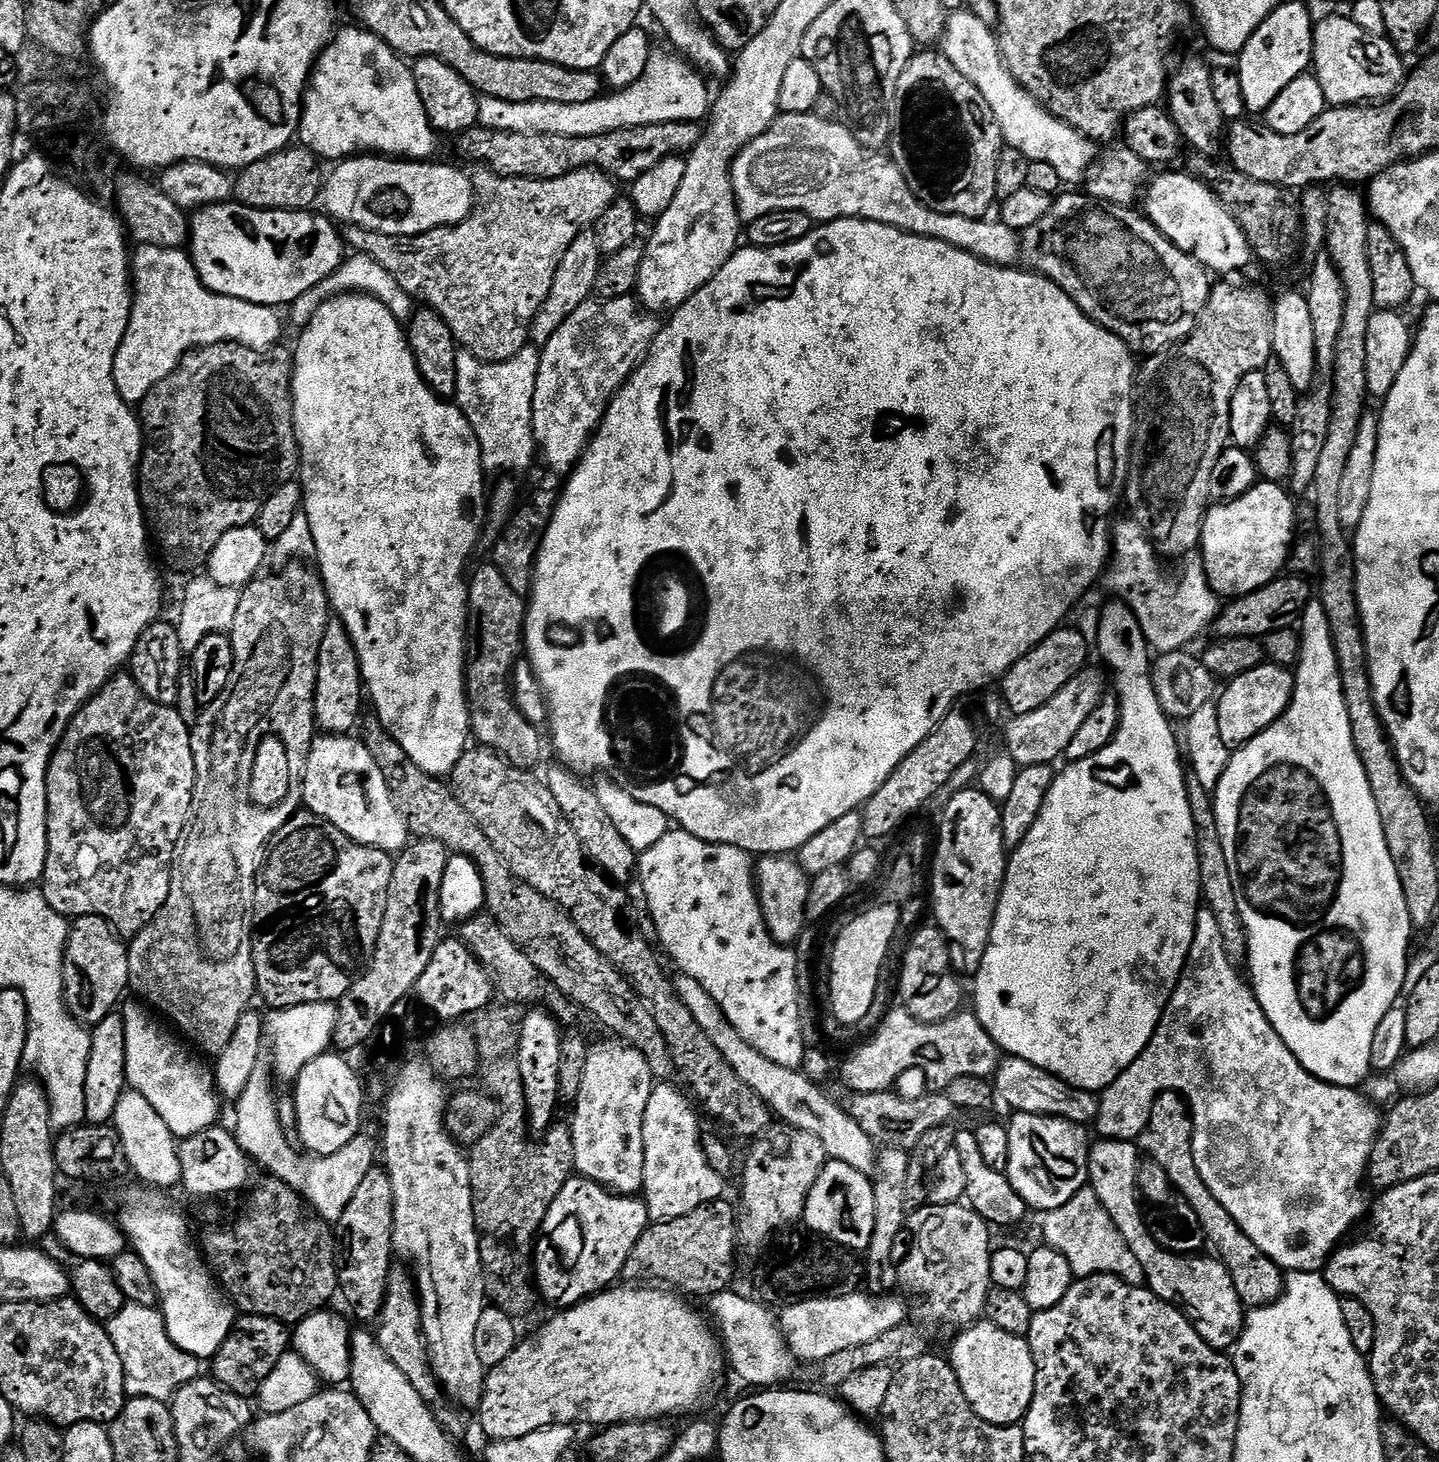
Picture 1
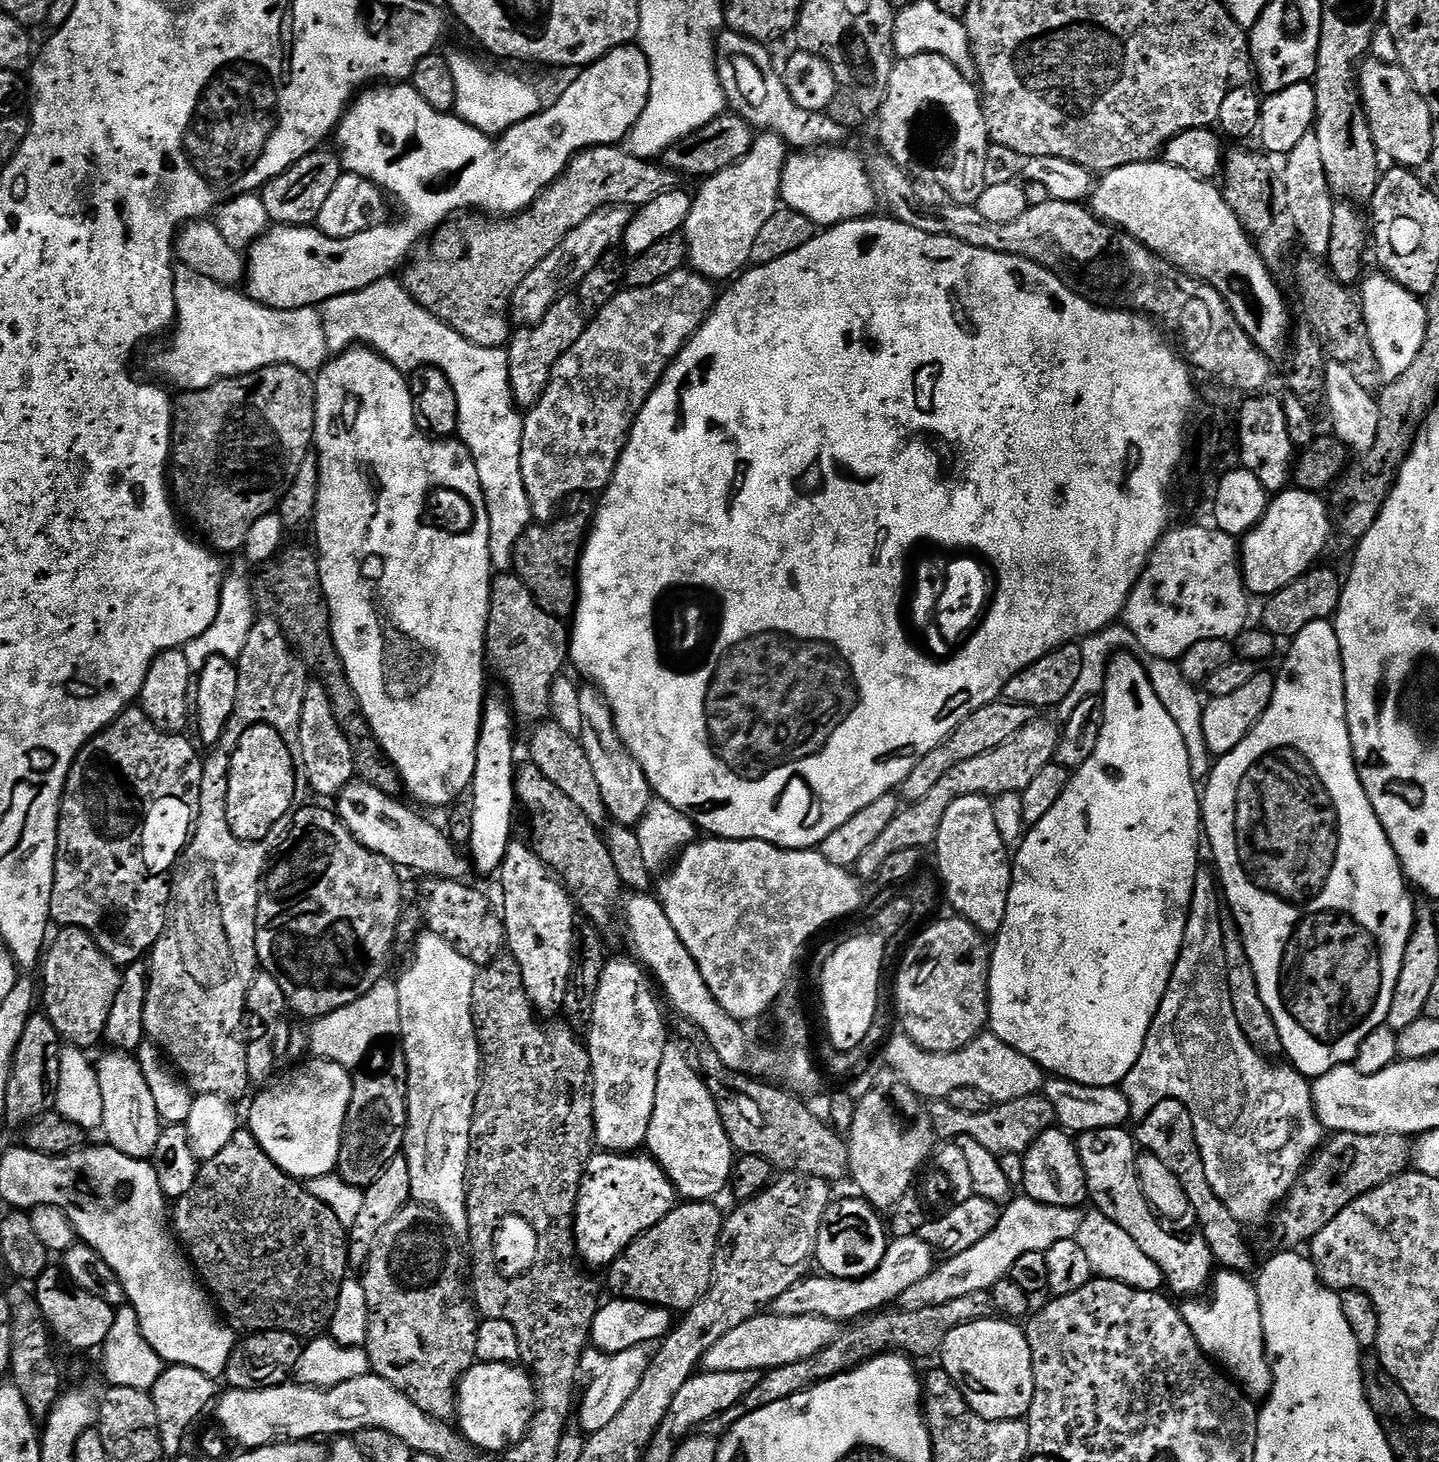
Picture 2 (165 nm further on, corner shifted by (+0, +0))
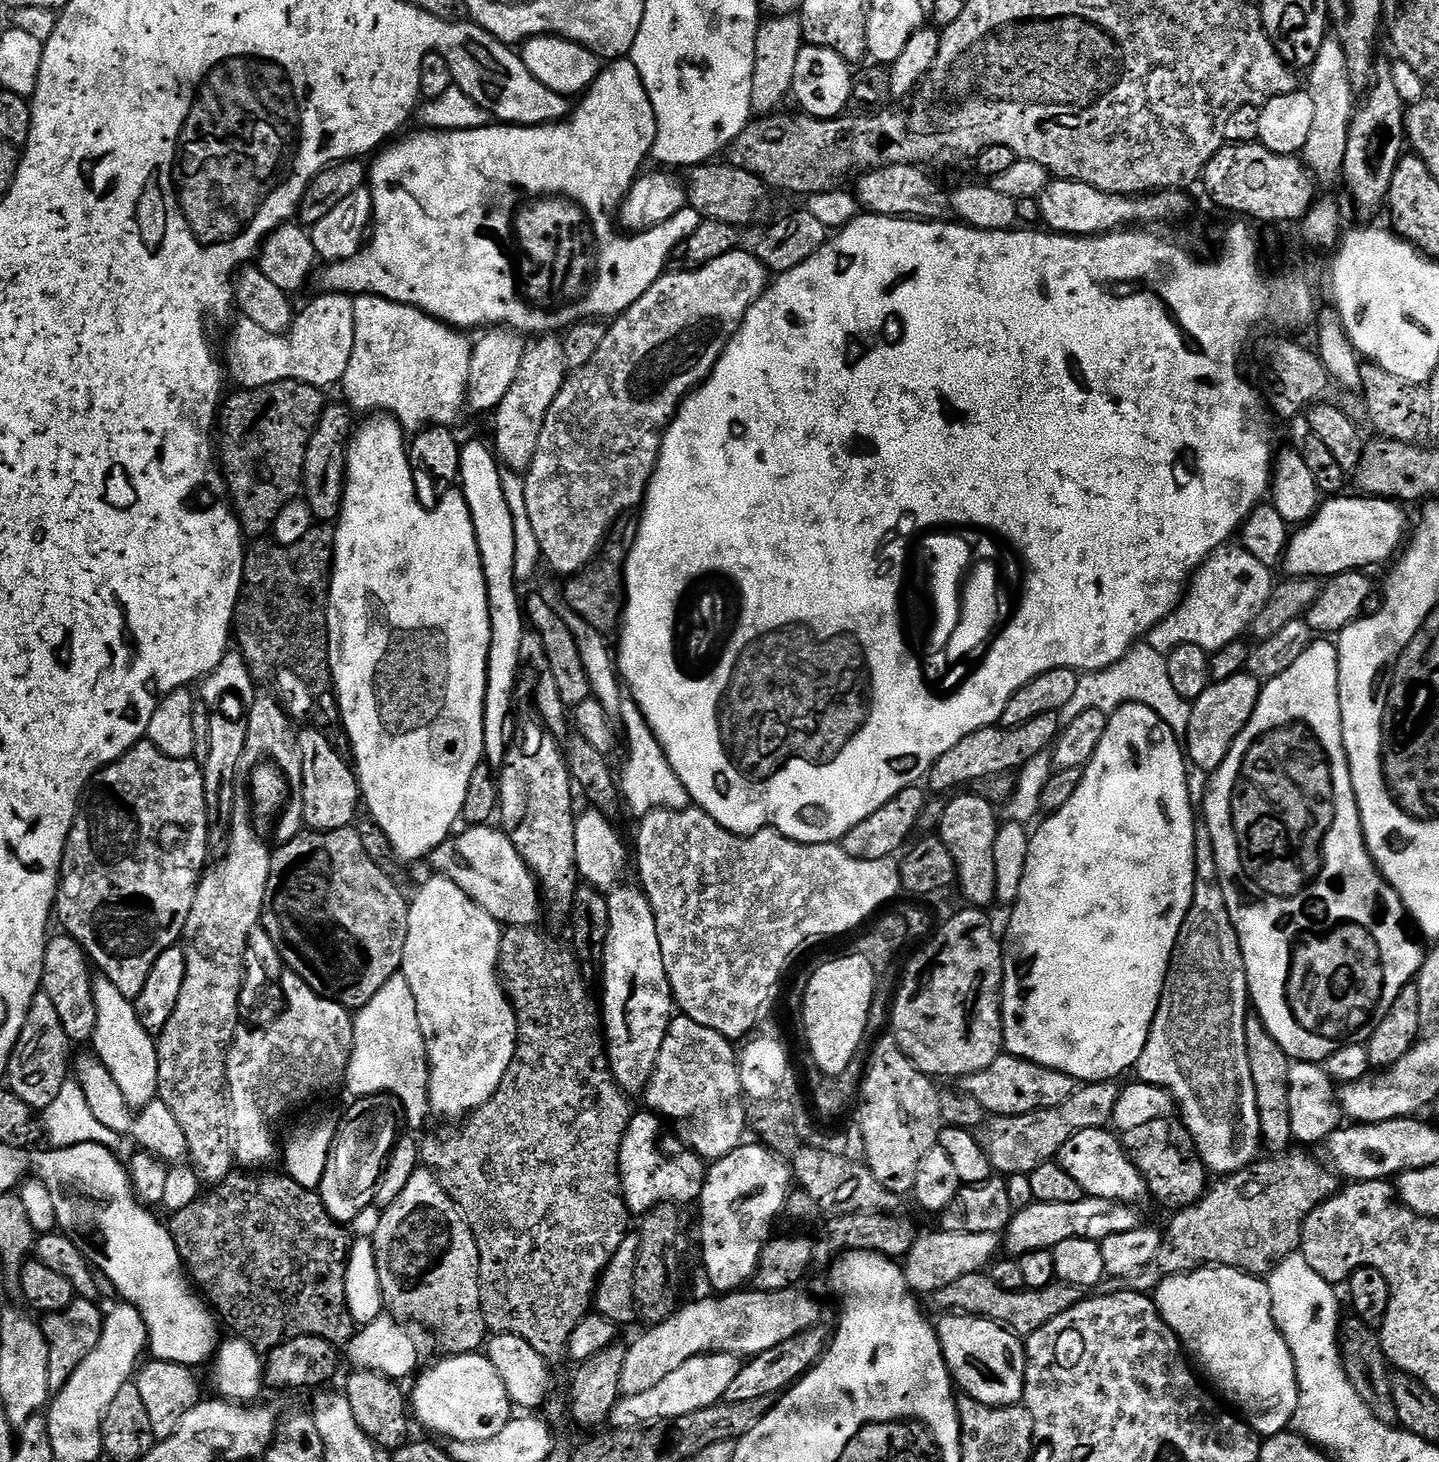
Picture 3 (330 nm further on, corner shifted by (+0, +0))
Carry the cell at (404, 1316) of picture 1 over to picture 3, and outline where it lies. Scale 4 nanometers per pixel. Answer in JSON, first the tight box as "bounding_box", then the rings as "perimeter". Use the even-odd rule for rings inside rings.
{"bounding_box":[370,1166,486,1356],"perimeter":[[[427,1166],[417,1167],[414,1174],[410,1174],[410,1180],[406,1182],[406,1186],[402,1190],[402,1194],[398,1194],[398,1198],[394,1198],[394,1202],[388,1205],[380,1213],[380,1221],[378,1222],[378,1230],[370,1237],[372,1244],[372,1256],[376,1259],[376,1273],[374,1279],[378,1285],[379,1298],[383,1307],[393,1312],[391,1315],[397,1321],[408,1322],[404,1320],[413,1320],[416,1324],[425,1324],[430,1331],[436,1335],[436,1340],[445,1349],[443,1350],[449,1356],[462,1356],[472,1354],[477,1351],[476,1348],[485,1343],[486,1329],[483,1322],[482,1310],[480,1309],[480,1274],[478,1271],[478,1261],[476,1259],[476,1240],[473,1239],[471,1232],[468,1231],[468,1225],[465,1224],[463,1216],[460,1214],[456,1203],[450,1199],[448,1192],[440,1182],[440,1177]]]}

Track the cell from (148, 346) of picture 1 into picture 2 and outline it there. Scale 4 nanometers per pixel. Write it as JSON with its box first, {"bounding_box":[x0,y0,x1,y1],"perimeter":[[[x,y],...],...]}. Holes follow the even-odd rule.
{"bounding_box":[156,266,329,392],"perimeter":[[[183,266],[175,269],[172,282],[176,303],[172,345],[165,356],[157,358],[156,368],[179,390],[197,392],[219,380],[275,364],[289,364],[315,374],[329,359],[324,318],[316,308],[289,312],[268,308],[235,287],[210,282],[210,278]]]}

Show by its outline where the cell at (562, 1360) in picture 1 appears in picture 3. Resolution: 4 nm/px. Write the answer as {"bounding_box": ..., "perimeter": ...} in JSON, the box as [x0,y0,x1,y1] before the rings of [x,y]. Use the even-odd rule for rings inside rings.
{"bounding_box":[410,1355,514,1442],"perimeter":[[[445,1355],[443,1359],[415,1377],[412,1396],[410,1392],[410,1412],[414,1420],[416,1415],[422,1427],[444,1436],[445,1441],[482,1442],[482,1438],[494,1438],[494,1434],[513,1419],[514,1405],[487,1355]]]}

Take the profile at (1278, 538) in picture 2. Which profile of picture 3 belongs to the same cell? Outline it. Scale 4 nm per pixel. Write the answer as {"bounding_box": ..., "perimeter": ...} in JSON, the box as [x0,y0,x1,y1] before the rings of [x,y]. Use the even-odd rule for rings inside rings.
{"bounding_box":[1282,495,1406,578],"perimeter":[[[1346,495],[1325,499],[1315,516],[1291,533],[1282,561],[1282,568],[1292,575],[1289,577],[1331,578],[1343,572],[1368,570],[1371,564],[1387,565],[1401,551],[1406,540],[1403,507],[1394,500]]]}

